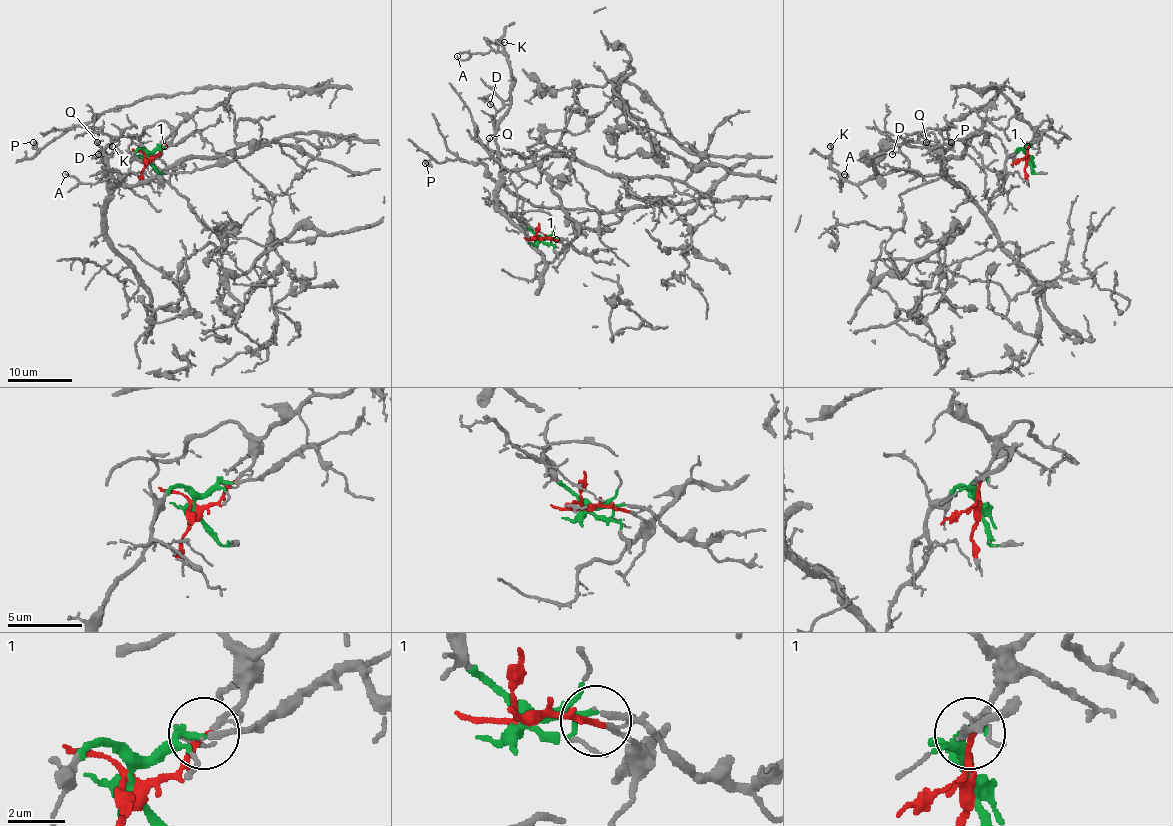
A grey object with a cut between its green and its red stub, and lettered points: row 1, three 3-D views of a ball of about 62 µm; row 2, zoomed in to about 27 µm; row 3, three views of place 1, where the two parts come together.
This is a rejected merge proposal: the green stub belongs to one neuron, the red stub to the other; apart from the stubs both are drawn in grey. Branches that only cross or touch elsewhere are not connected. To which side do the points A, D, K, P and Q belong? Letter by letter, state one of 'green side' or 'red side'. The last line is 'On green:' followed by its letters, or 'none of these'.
A: green side
D: green side
K: green side
P: red side
Q: green side
On green: A, D, K, Q

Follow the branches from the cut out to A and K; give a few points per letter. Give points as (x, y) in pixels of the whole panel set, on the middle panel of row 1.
A: (539, 239), (498, 198), (496, 128), (509, 104), (510, 62), (491, 49), (467, 59), (457, 56)
K: (539, 239), (498, 198), (501, 173), (496, 128), (509, 104), (510, 62), (499, 43), (496, 43), (504, 41)

